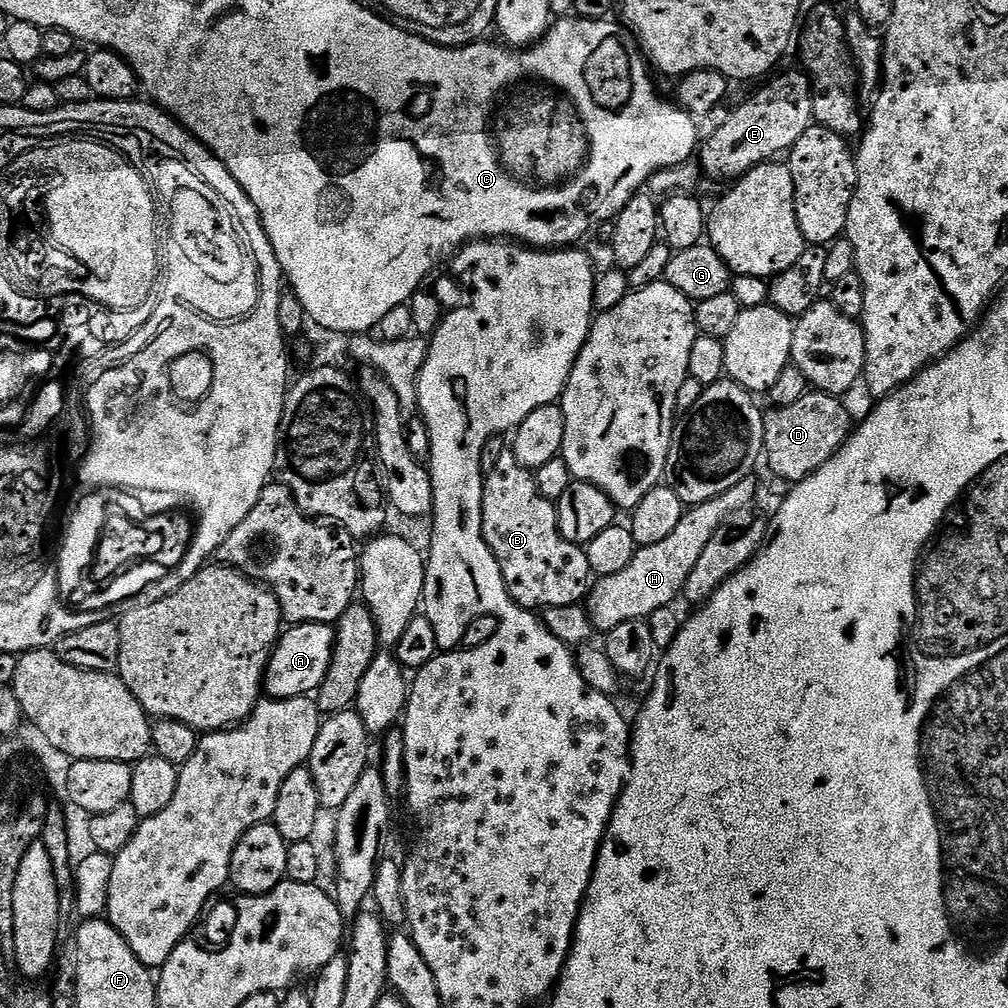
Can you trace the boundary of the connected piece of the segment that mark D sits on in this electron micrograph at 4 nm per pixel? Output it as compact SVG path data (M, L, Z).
M809 390L794 405L773 407L764 412L764 454L768 468L780 480L789 480L795 486L812 476L834 454L854 431L854 420L848 413L845 401L827 392Z

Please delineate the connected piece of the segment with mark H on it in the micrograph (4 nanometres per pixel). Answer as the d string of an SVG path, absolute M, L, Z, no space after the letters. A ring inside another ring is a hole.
M752 478L743 480L718 498L689 507L682 522L678 522L678 530L674 530L674 534L670 534L666 542L658 542L649 548L637 547L626 570L599 577L586 597L586 609L595 631L607 634L614 630L614 626L622 626L622 622L648 620L659 608L674 603L676 596L678 600L694 566L698 566L698 558L702 558L702 550L706 550L706 542L710 542L719 528L741 510L751 509L748 507L751 506L752 499L754 504L758 496L754 481Z

